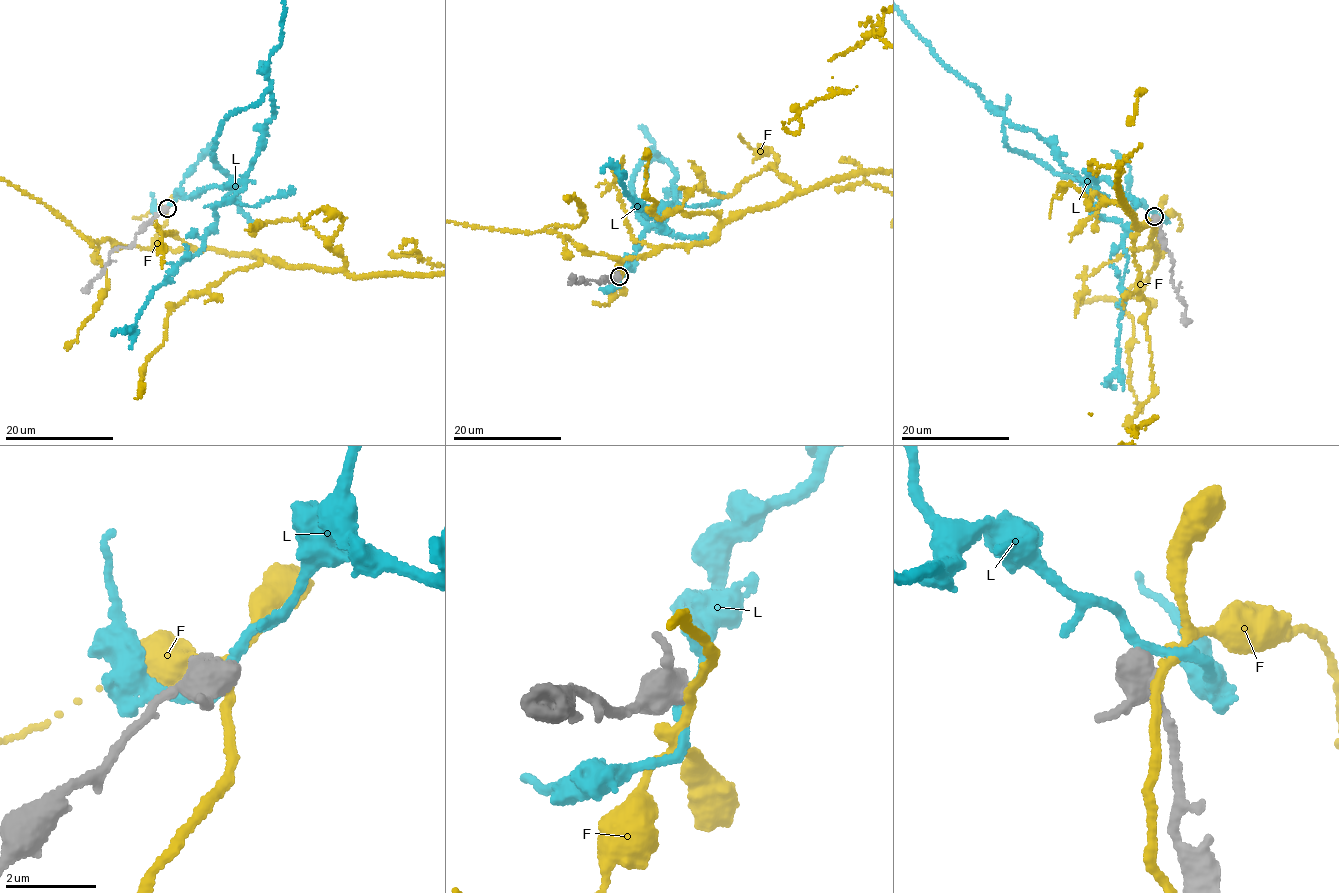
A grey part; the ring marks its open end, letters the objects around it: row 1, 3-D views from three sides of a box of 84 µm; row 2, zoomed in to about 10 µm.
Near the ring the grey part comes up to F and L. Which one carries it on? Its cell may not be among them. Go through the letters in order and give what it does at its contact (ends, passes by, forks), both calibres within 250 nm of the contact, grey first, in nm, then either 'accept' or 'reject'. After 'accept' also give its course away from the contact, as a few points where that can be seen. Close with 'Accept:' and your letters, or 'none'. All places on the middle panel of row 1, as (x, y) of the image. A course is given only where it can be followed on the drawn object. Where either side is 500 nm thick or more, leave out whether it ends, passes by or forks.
F: calibres 500 and 240 nm; reject
L: it passes by; calibres 480 and 190 nm; reject
Accept: none

